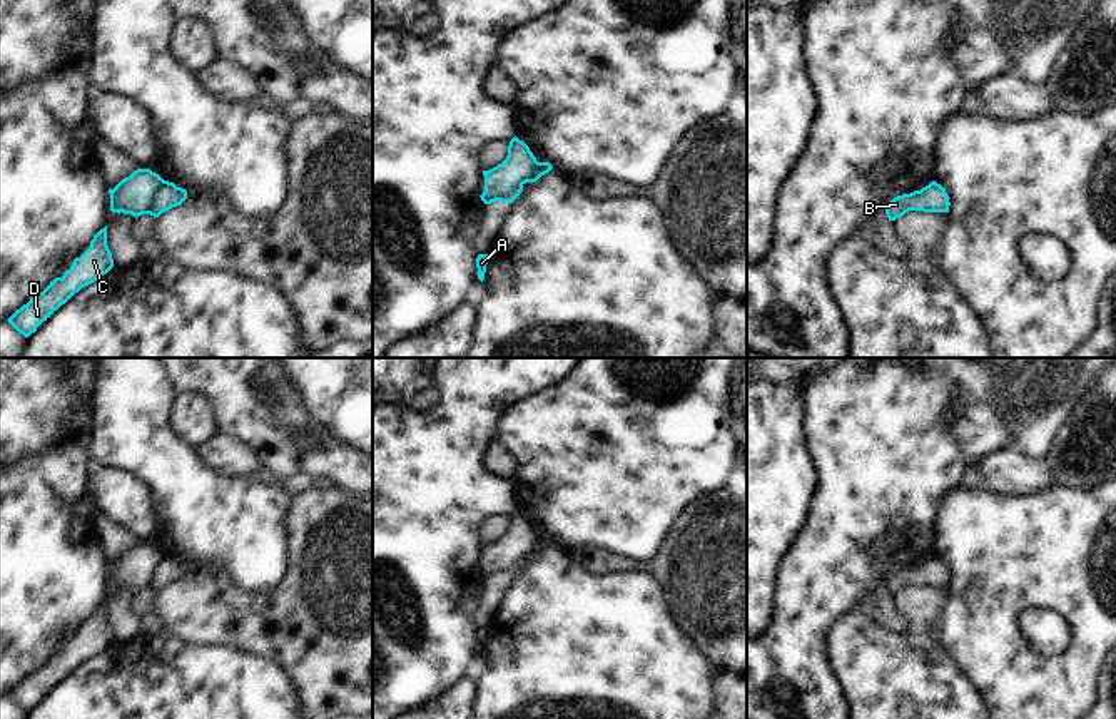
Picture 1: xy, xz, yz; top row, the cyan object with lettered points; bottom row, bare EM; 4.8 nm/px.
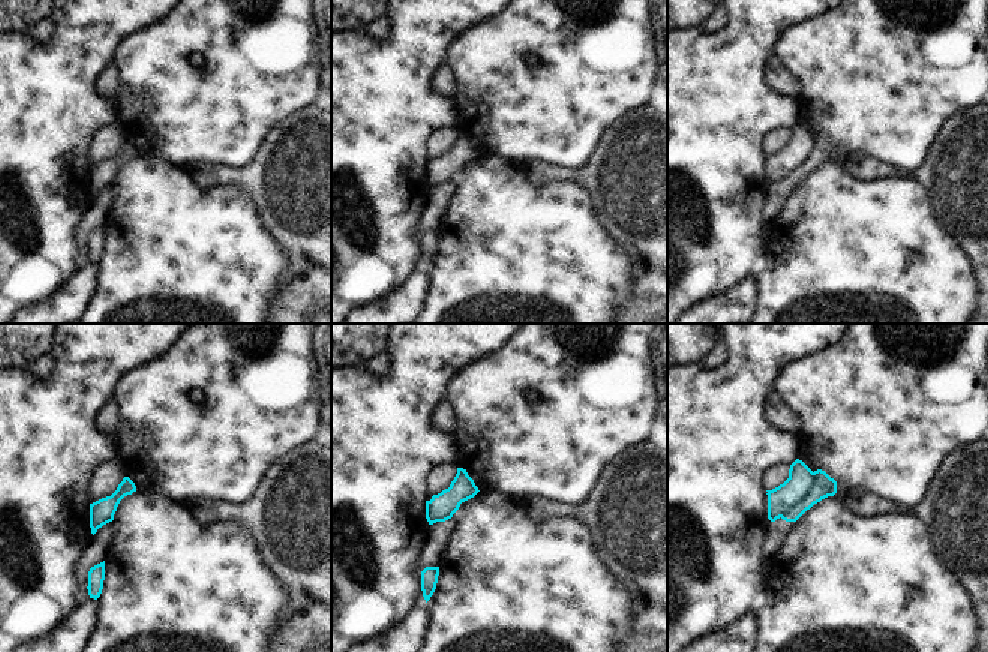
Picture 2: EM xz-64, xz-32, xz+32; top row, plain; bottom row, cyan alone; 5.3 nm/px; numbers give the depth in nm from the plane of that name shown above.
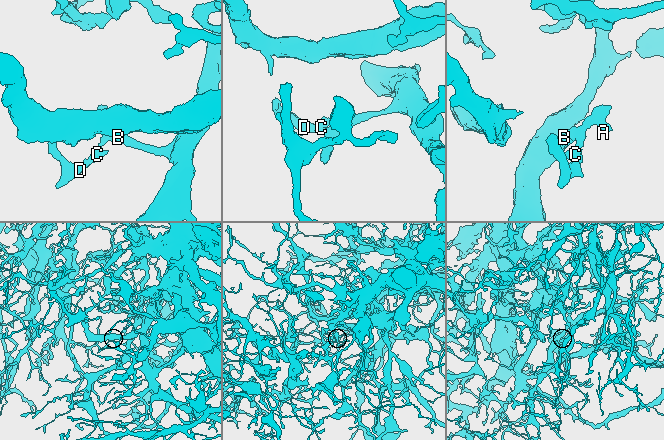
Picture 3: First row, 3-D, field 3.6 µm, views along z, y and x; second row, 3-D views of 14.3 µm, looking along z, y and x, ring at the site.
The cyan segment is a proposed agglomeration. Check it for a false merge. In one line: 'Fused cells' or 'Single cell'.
Fused cells.

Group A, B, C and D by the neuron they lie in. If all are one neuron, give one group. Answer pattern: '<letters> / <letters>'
A C D / B

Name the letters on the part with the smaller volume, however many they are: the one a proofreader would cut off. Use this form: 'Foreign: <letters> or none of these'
Foreign: A, C, D

